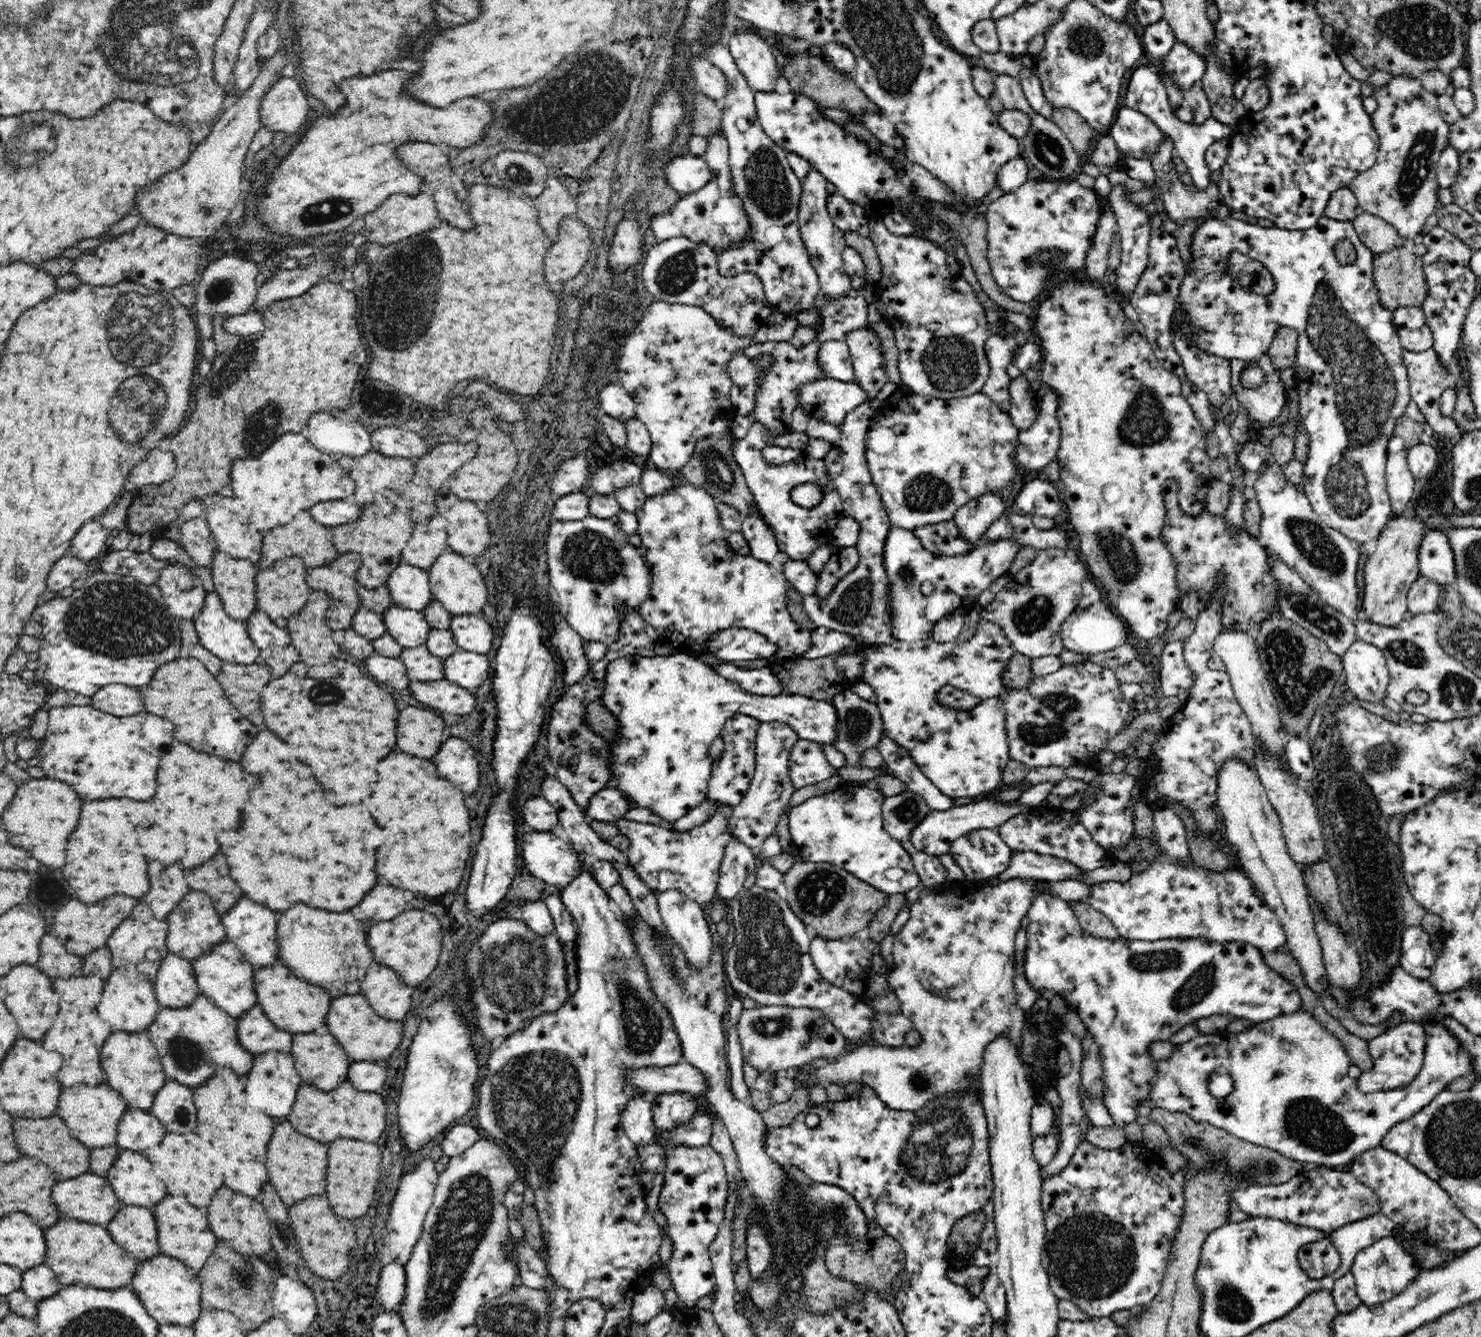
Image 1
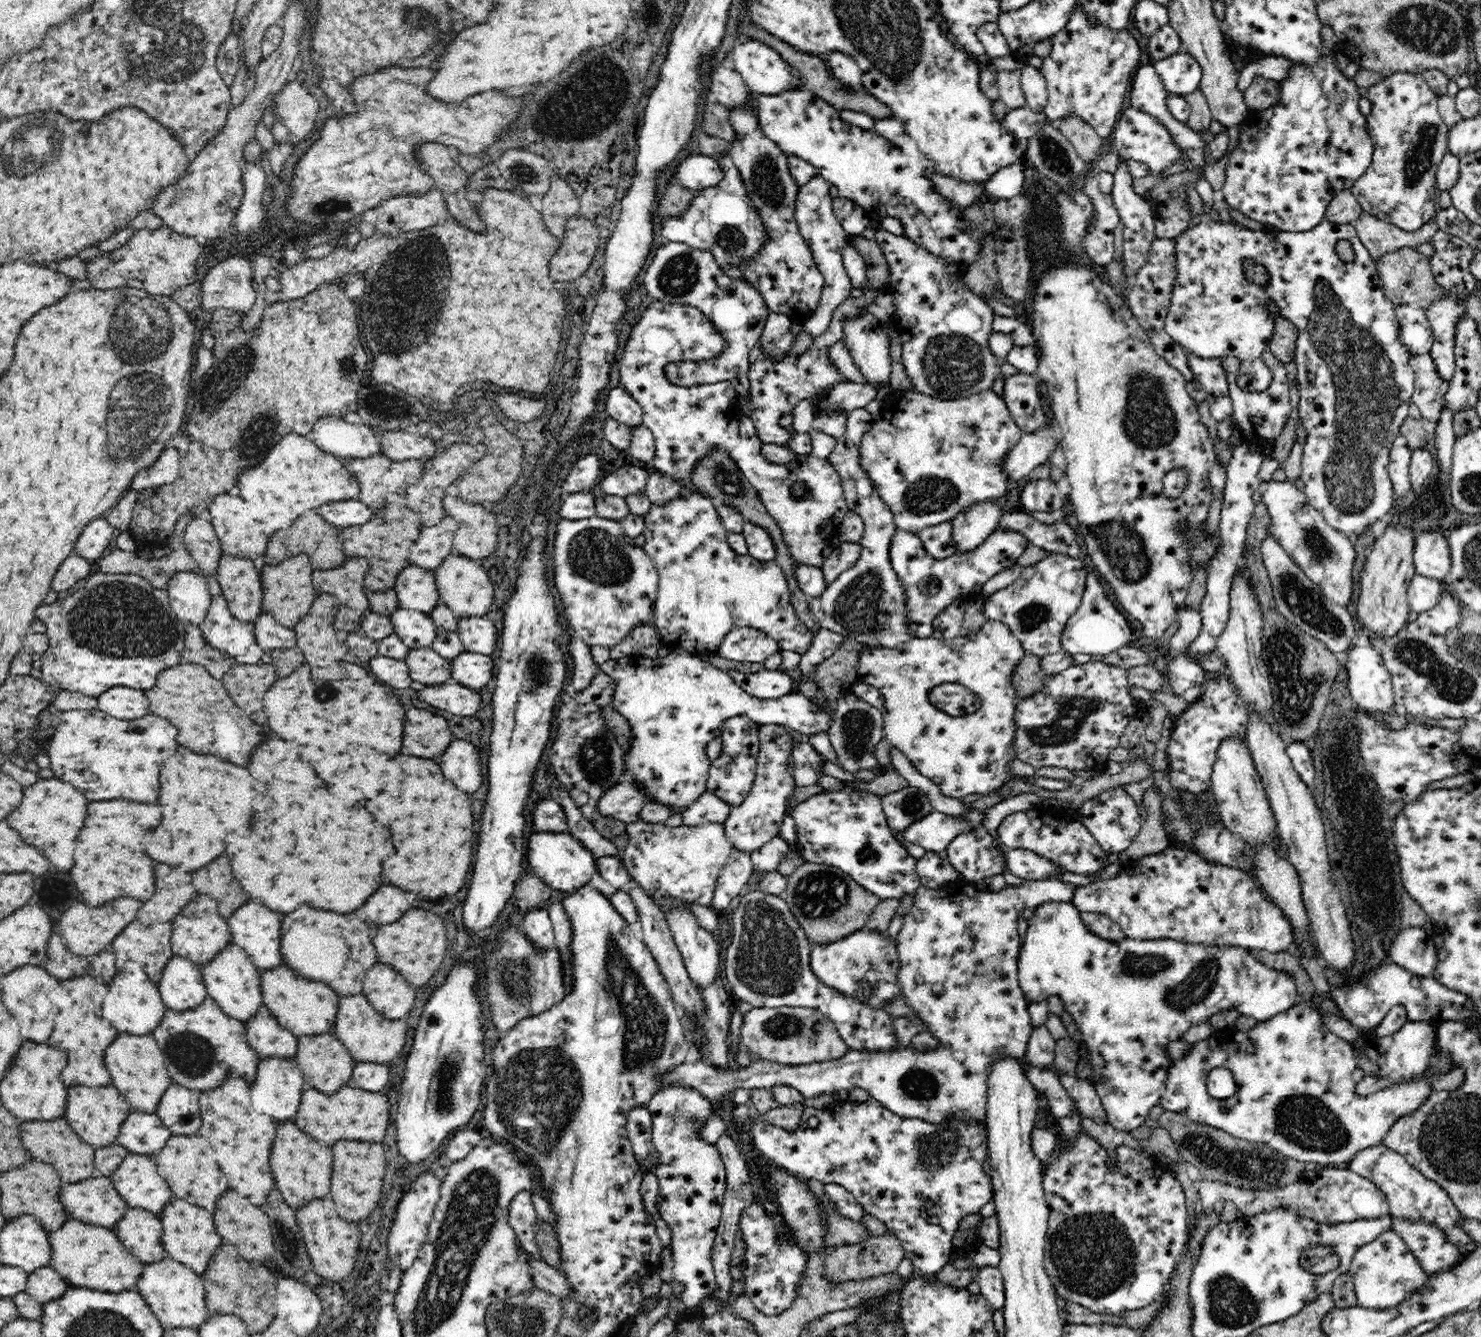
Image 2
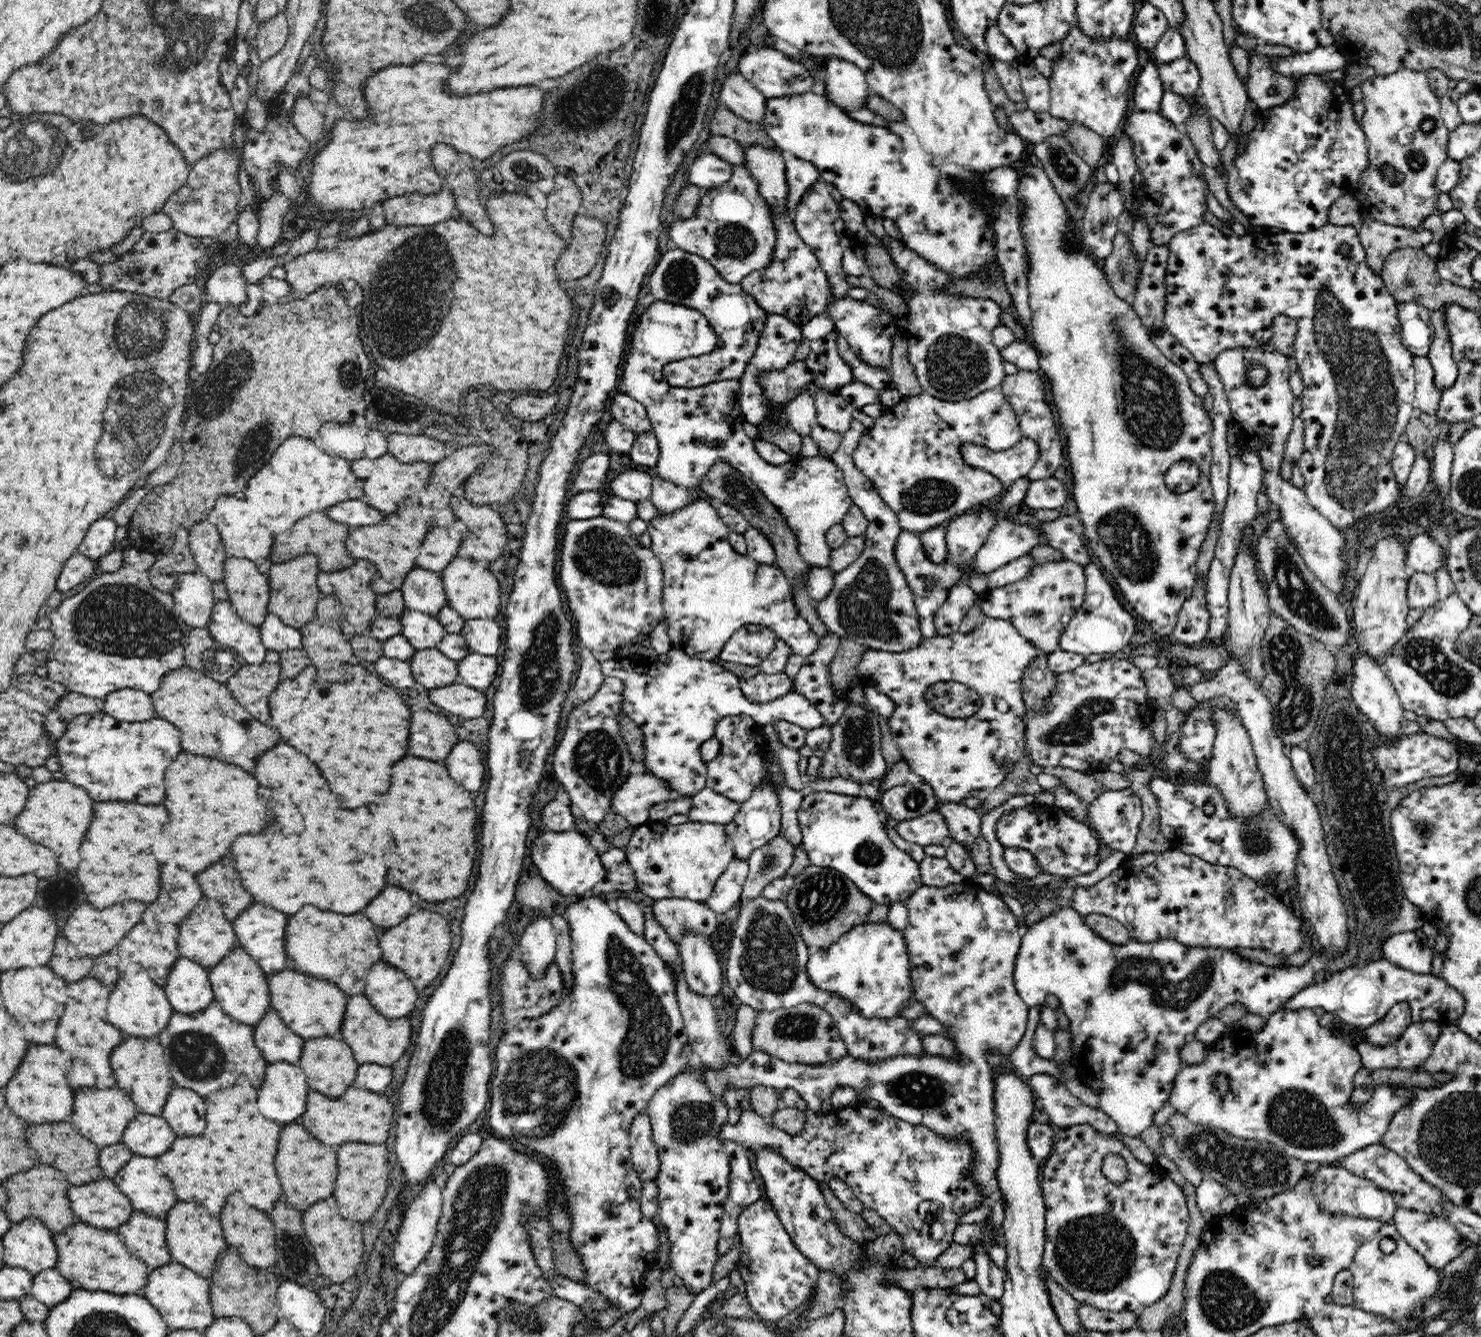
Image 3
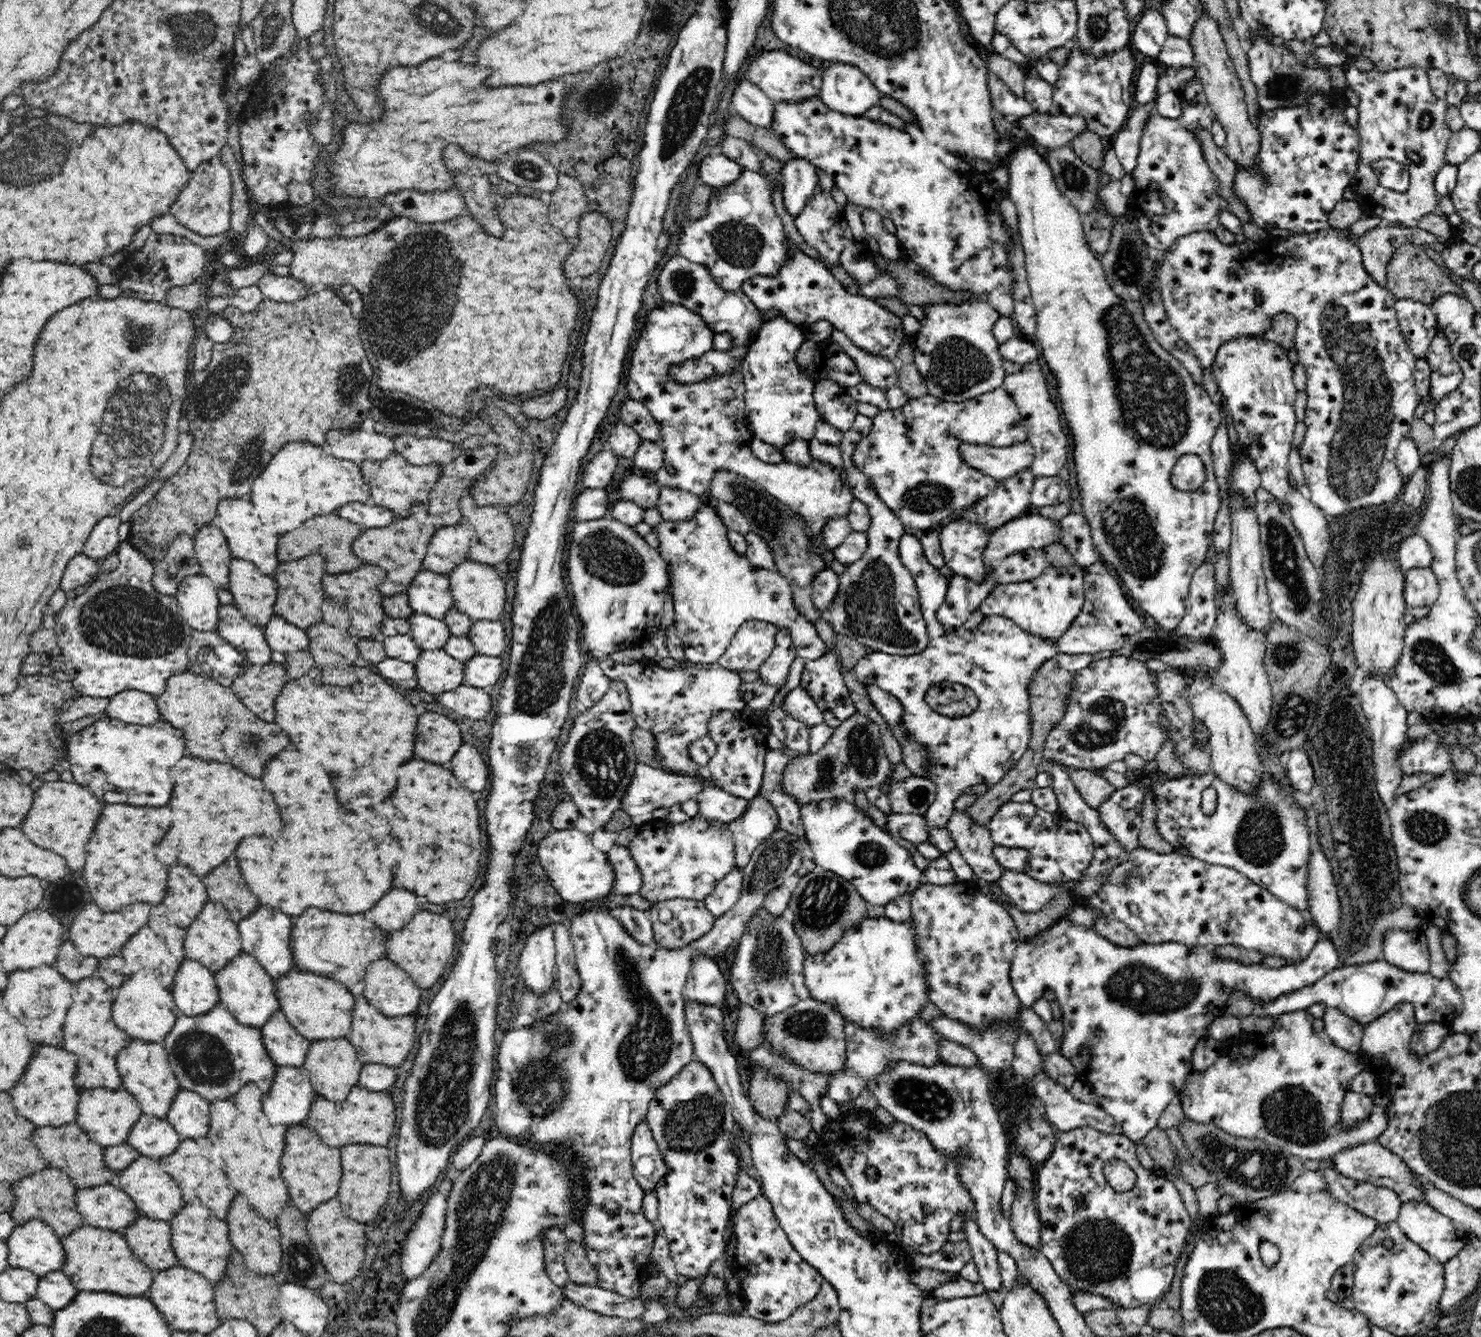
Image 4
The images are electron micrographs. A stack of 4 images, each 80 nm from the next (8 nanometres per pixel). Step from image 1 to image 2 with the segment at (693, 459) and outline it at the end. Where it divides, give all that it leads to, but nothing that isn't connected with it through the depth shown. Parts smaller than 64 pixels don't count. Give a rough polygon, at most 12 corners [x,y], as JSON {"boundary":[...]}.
{"boundary":[[712,445],[690,478],[699,491],[769,532],[798,620],[820,630],[783,533],[728,451]]}

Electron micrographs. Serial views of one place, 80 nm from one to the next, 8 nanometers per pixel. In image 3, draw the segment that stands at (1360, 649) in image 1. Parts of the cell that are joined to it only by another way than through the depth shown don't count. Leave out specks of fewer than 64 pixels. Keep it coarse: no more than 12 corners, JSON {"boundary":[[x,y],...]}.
{"boundary":[[1360,650],[1350,698],[1382,738],[1402,734],[1402,707],[1381,663]]}

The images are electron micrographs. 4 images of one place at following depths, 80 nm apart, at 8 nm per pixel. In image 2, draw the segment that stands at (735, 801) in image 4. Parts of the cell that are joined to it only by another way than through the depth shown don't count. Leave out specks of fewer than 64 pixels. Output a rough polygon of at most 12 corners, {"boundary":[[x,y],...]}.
{"boundary":[[706,791],[682,812],[682,826],[725,822],[732,806]]}

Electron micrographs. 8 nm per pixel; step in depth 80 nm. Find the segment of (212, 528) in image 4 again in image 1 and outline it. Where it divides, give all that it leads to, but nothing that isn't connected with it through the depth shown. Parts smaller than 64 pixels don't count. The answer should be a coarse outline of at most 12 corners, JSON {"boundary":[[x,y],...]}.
{"boundary":[[206,519],[180,527],[180,544],[197,566],[210,568],[217,547]]}

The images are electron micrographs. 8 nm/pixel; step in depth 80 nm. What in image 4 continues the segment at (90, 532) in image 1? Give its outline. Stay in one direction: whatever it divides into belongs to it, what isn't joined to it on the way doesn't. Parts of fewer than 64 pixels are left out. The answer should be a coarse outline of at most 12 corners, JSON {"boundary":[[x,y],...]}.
{"boundary":[[117,515],[102,518],[82,554],[99,561],[117,551]]}

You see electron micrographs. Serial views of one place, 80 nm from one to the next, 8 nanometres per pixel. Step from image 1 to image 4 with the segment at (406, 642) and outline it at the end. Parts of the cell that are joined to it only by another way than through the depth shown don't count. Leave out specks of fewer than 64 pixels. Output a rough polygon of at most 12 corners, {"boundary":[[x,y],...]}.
{"boundary":[[414,611],[408,633],[423,651],[444,649],[453,635],[444,619]]}

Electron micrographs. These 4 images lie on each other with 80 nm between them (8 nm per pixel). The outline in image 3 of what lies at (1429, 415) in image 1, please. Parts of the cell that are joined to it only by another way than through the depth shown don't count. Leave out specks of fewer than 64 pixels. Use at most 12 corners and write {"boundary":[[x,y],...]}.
{"boundary":[[1413,356],[1414,405],[1435,414],[1442,390],[1429,358]]}

